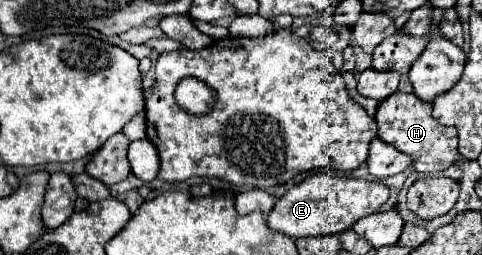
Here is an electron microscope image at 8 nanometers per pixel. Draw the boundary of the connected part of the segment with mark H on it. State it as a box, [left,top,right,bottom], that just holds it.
[375,92,459,172]

